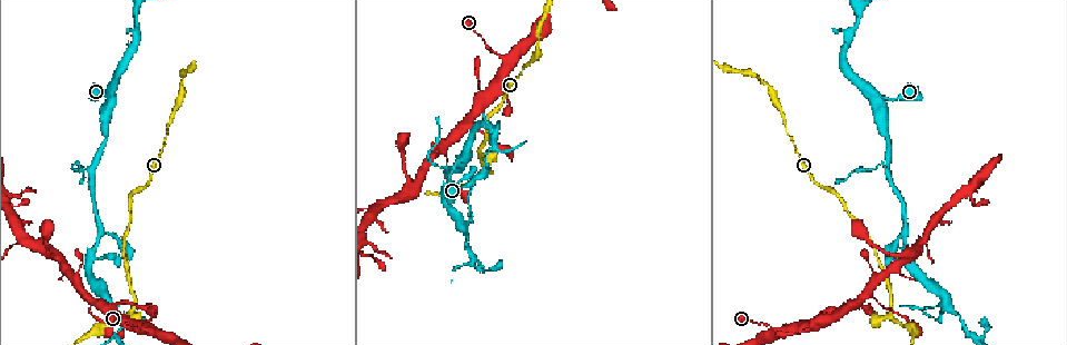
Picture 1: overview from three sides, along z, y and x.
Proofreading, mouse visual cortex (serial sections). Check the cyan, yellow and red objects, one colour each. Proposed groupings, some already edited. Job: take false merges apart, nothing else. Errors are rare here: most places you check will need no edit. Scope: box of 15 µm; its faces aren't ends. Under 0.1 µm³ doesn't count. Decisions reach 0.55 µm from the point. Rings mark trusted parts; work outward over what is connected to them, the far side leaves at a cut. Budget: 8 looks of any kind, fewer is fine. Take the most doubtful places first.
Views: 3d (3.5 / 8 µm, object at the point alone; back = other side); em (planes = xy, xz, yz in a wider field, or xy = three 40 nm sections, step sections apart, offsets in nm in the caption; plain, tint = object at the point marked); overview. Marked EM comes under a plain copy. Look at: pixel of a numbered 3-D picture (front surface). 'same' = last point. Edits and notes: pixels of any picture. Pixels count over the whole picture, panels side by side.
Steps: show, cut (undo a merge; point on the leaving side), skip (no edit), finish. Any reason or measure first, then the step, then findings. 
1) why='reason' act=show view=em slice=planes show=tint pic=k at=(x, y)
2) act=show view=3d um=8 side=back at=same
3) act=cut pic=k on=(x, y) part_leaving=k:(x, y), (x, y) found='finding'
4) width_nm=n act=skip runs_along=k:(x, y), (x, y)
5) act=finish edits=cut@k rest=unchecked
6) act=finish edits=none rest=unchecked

why='looks like a crossing' act=show view=3d um=3.5 pic=1 at=(857, 11)

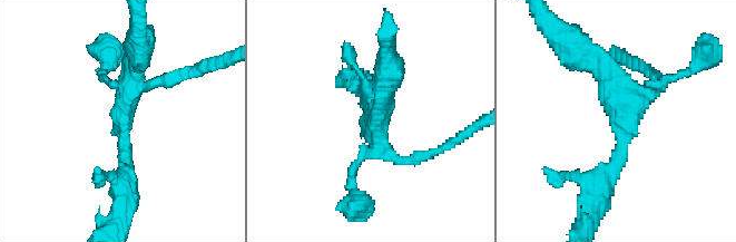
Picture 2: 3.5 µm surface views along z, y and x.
arms=4 arm_widths_nm=150,150,250,250 why='shape alone is not enough' act=show view=em slice=xy step=3 show=tint pic=2 at=(371, 126)

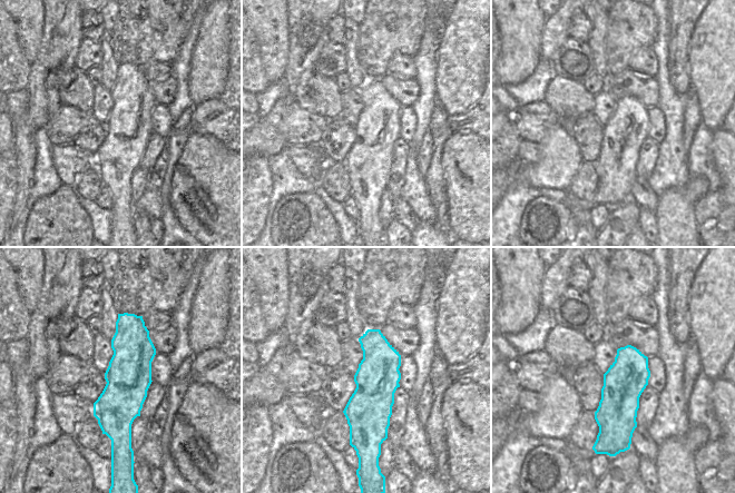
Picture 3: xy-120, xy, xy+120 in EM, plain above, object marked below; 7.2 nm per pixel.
act=show view=em slice=xy step=1 show=tint at=same

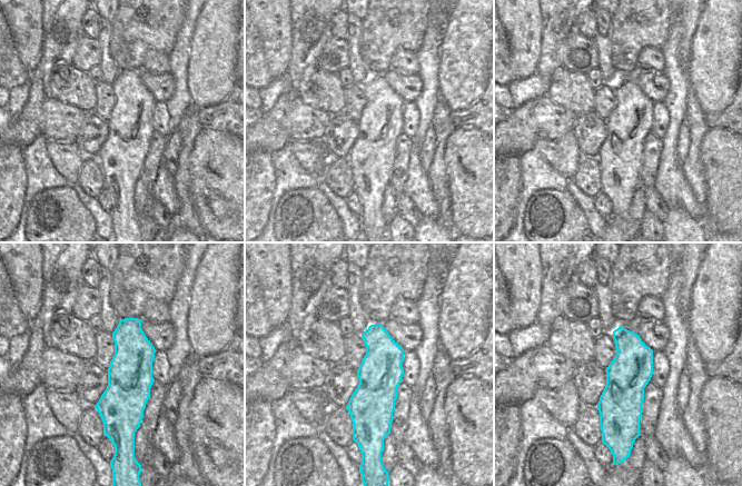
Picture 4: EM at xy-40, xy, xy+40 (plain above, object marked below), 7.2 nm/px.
act=skip runs_along=4:(135, 320), (130, 328), (127, 440) found='continuous, no second cell'

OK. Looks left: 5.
why='branch point' act=show view=3d um=3.5 pic=1 at=(86, 293)

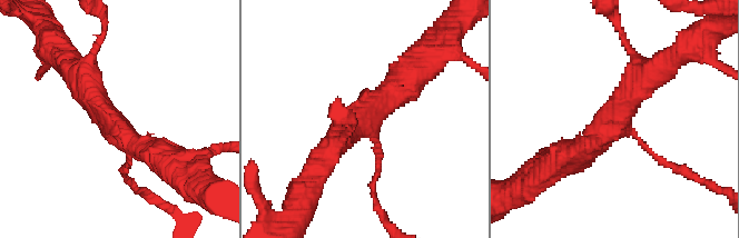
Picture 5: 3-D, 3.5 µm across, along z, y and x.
why='now the EM' act=show view=em slice=xy step=3 show=tint pic=5 at=(115, 123)

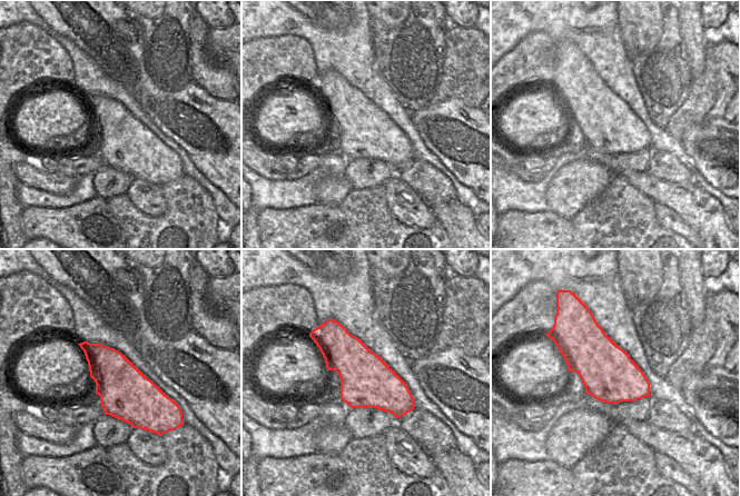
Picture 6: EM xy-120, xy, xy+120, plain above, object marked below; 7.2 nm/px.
act=show view=em slice=planes show=tint at=same

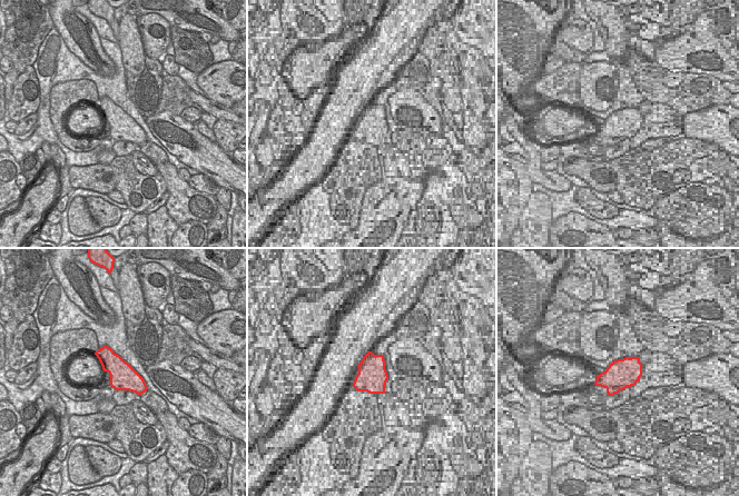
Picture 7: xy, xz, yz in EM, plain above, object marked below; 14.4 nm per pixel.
act=skip found='continuous, no second cell'

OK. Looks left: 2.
why='calibre changes' act=show view=3d um=3.5 pic=1 at=(444, 186)

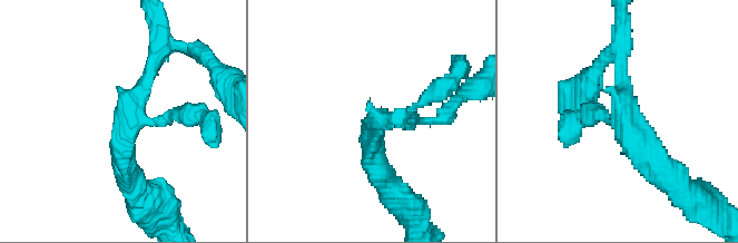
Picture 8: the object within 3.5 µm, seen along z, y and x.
why='shape alone is not enough' act=show view=em slice=xy step=5 show=tint pic=8 at=(376, 124)

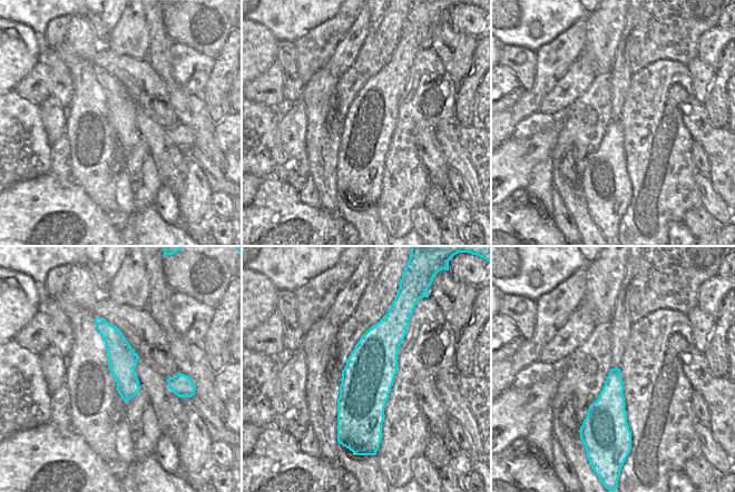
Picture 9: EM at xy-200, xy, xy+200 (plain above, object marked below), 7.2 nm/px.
act=skip found='all the same cell'

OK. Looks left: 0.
act=finish edits=none rest=unchecked

